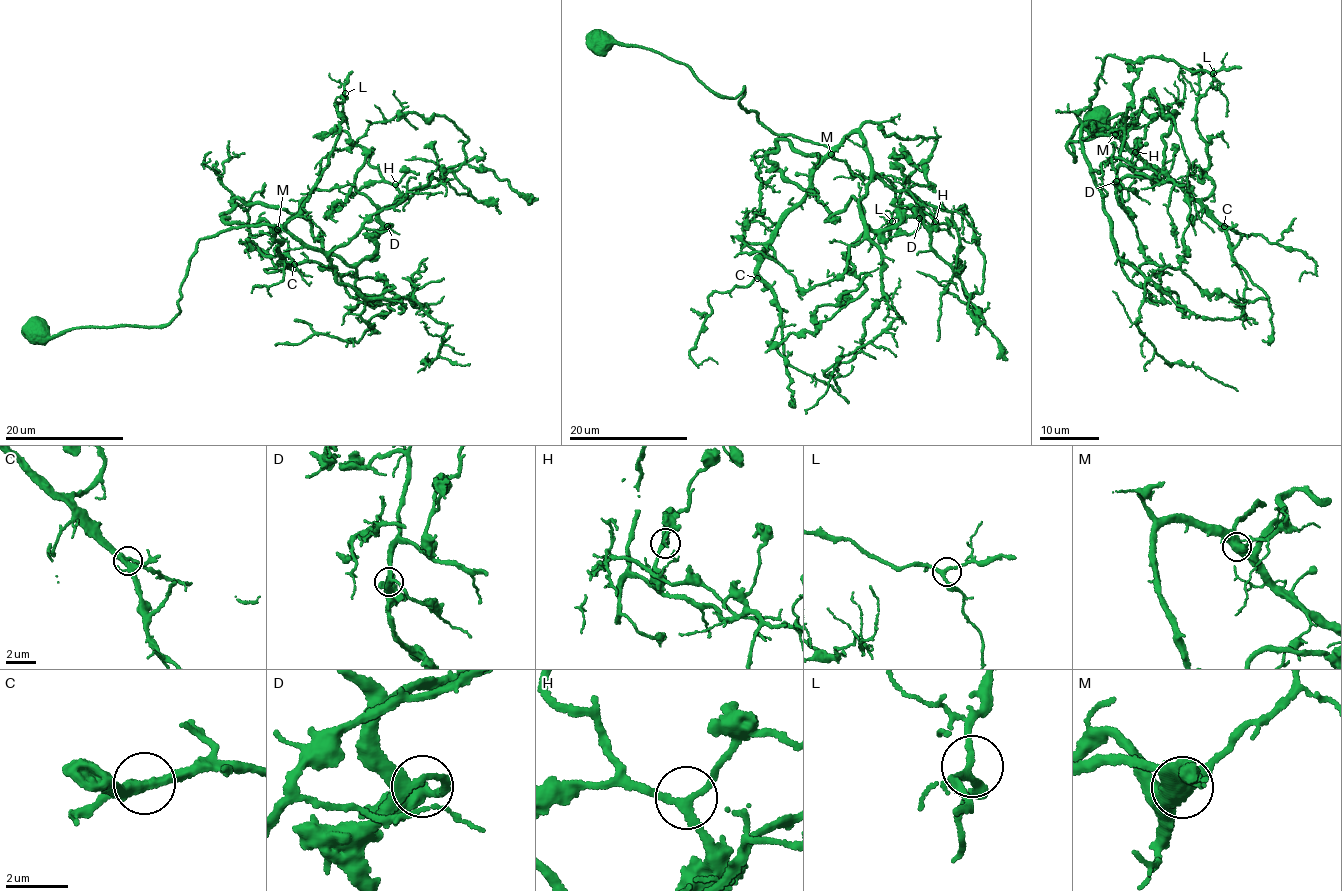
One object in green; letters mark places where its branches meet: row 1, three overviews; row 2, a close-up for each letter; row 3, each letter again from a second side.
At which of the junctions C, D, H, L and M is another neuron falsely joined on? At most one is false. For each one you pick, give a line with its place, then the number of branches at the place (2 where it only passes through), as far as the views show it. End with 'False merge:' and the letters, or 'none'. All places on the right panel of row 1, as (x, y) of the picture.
False merge: none

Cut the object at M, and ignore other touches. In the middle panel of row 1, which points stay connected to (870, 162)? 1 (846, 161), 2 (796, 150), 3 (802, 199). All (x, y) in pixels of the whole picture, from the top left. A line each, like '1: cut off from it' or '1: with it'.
1: cut off from it
2: cut off from it
3: with it

